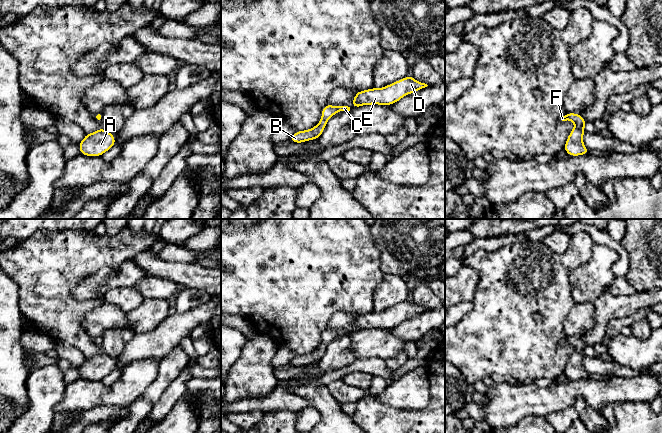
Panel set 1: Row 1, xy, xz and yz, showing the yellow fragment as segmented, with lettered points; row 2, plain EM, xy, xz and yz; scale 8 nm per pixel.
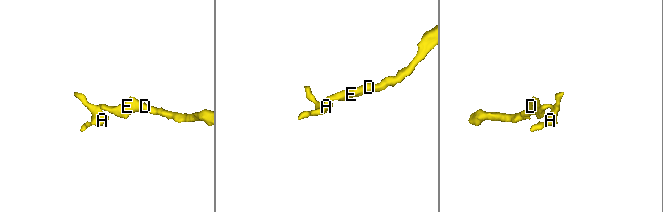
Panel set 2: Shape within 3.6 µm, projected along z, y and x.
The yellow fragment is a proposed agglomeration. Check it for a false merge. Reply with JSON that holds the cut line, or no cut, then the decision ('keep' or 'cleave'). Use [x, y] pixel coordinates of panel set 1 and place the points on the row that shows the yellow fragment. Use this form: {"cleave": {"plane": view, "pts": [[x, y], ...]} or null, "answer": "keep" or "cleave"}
{"cleave": null, "answer": "keep"}

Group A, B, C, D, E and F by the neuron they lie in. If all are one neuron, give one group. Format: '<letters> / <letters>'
A B C D E F

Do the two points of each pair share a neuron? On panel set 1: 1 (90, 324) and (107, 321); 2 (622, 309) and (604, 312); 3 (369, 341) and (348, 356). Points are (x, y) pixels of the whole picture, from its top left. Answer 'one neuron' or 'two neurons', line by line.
1: one neuron
2: one neuron
3: two neurons

